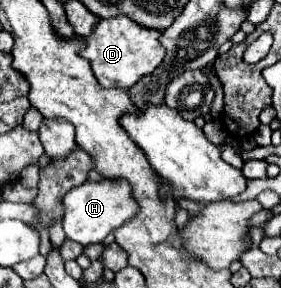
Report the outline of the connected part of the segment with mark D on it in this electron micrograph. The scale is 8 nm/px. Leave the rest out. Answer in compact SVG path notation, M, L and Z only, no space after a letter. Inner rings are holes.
M123 16L99 20L95 32L85 38L87 48L83 50L83 58L91 62L95 78L101 86L129 90L143 76L153 74L153 70L163 62L165 50L163 46L159 46L159 34L161 32L139 26L137 22L131 22L131 18Z

